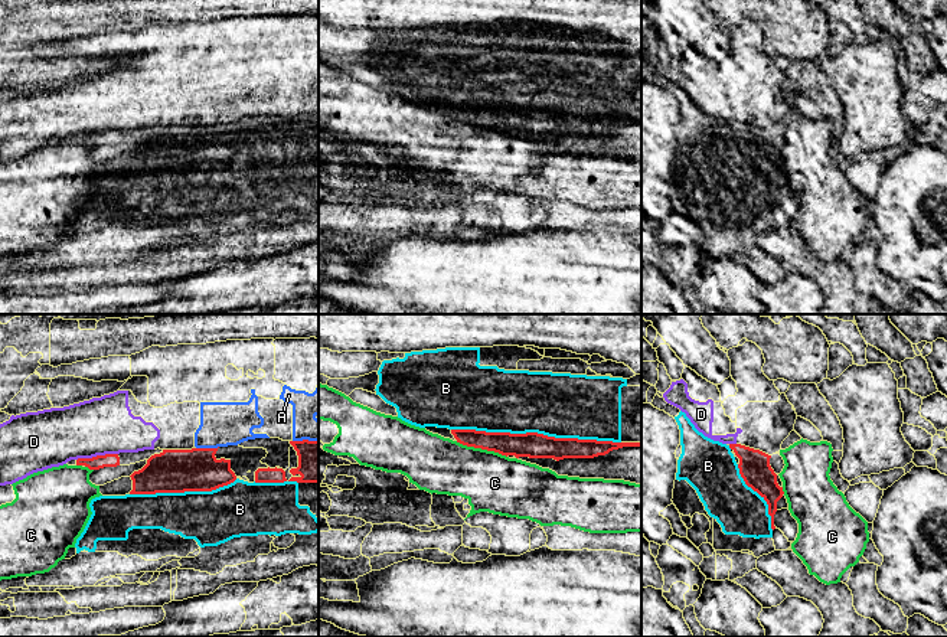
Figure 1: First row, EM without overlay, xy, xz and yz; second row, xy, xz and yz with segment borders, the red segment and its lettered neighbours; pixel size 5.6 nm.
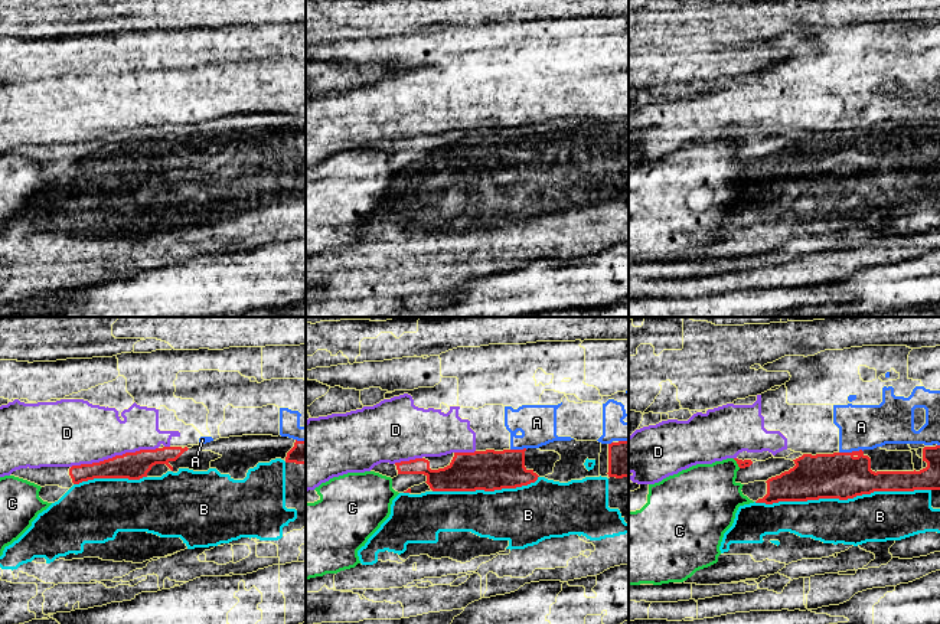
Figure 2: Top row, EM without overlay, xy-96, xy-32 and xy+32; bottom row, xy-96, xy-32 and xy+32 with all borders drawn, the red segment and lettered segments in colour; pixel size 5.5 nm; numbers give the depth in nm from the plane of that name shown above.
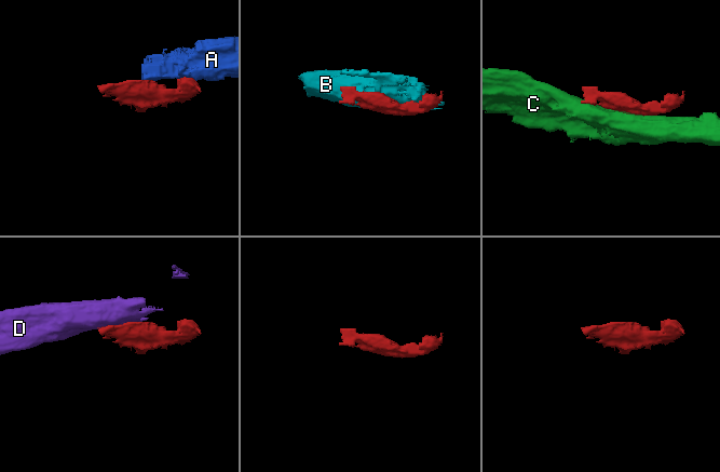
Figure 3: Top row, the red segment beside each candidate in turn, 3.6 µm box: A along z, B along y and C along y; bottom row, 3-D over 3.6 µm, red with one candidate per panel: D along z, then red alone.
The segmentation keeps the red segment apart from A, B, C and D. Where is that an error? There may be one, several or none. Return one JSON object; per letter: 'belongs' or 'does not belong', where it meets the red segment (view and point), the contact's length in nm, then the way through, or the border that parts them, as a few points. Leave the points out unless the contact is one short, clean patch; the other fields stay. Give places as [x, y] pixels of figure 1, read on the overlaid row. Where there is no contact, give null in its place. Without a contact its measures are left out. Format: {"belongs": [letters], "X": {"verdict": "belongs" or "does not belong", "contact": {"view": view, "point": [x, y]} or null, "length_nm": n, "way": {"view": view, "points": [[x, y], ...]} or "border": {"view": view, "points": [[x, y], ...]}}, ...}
{"belongs": ["B"], "A": {"verdict": "does not belong", "contact": {"view": "xy", "point": [206, 448]}, "length_nm": 130}, "B": {"verdict": "belongs", "contact": {"view": "xz", "point": [536, 433]}, "length_nm": 950}, "C": {"verdict": "does not belong", "contact": {"view": "xz", "point": [482, 448]}, "length_nm": 300}, "D": {"verdict": "does not belong", "contact": {"view": "xy", "point": [97, 456]}, "length_nm": 240}}

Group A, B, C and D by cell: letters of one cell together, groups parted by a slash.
A D / B / C

